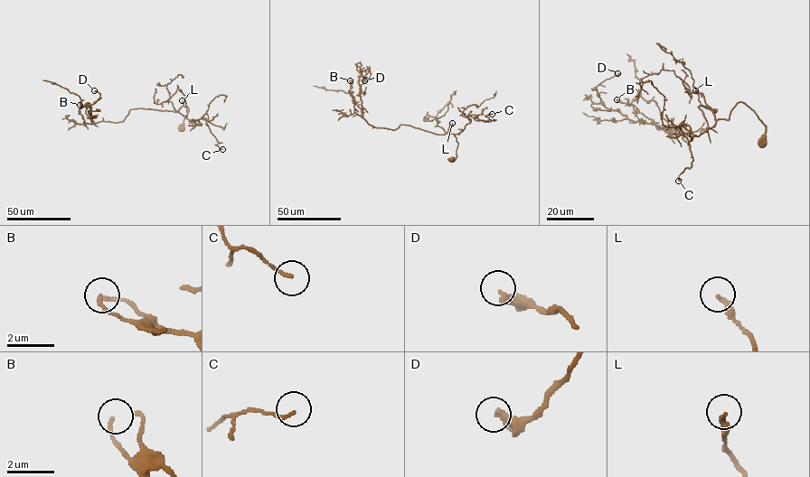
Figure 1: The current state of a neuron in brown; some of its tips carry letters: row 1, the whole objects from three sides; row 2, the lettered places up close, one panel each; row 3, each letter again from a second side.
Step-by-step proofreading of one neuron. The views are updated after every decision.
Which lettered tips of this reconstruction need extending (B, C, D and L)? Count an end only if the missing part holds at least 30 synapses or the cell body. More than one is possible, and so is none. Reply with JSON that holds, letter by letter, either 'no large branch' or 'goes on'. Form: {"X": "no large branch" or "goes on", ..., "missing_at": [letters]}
{"B": "no large branch", "C": "no large branch", "D": "no large branch", "L": "no large branch", "missing_at": []}

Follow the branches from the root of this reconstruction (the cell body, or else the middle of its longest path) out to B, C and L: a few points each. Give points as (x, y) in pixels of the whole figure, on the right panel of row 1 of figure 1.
B: (761, 143), (765, 125), (741, 101), (727, 119), (700, 106), (708, 128), (680, 134), (659, 129), (616, 99)
C: (761, 143), (765, 125), (741, 101), (727, 119), (718, 119), (698, 136), (680, 125), (692, 161), (678, 181)
L: (761, 143), (765, 125), (748, 107), (739, 101), (727, 119), (716, 119), (711, 109), (701, 105), (695, 90)

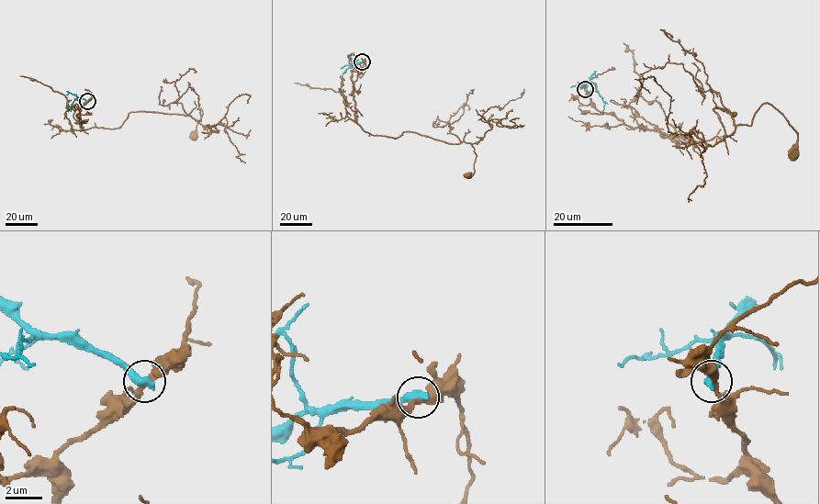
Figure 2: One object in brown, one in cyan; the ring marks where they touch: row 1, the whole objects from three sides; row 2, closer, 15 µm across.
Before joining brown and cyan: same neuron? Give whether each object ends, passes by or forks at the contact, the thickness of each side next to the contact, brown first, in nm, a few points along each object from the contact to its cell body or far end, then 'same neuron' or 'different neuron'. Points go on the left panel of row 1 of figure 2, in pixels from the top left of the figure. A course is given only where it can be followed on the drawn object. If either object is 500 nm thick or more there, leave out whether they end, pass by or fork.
320/550 nm | brown via (87, 101), (76, 117), (83, 129), (118, 128), (131, 112), (185, 115), (200, 121), (201, 108), (195, 137) | cyan via (87, 101), (76, 98), (70, 106), (71, 111) | different neuron

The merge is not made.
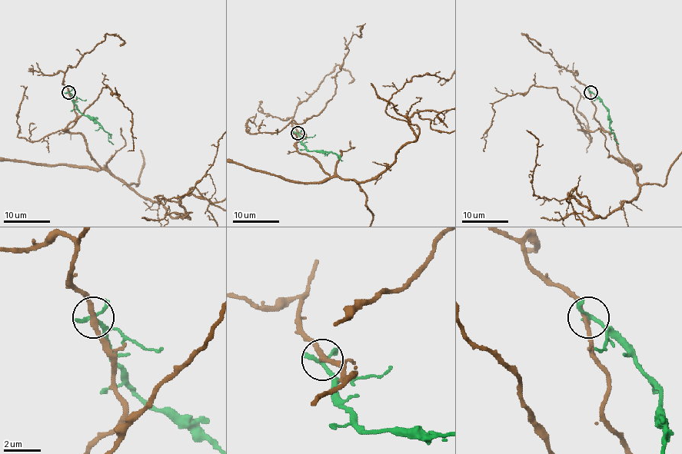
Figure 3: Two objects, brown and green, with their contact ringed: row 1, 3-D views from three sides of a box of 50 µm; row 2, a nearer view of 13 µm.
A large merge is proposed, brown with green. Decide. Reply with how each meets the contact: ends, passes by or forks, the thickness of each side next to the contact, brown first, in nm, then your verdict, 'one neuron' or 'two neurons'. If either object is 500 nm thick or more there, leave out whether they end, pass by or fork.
brown passes by; green passes by; calibres 240 and 200 nm; two neurons

